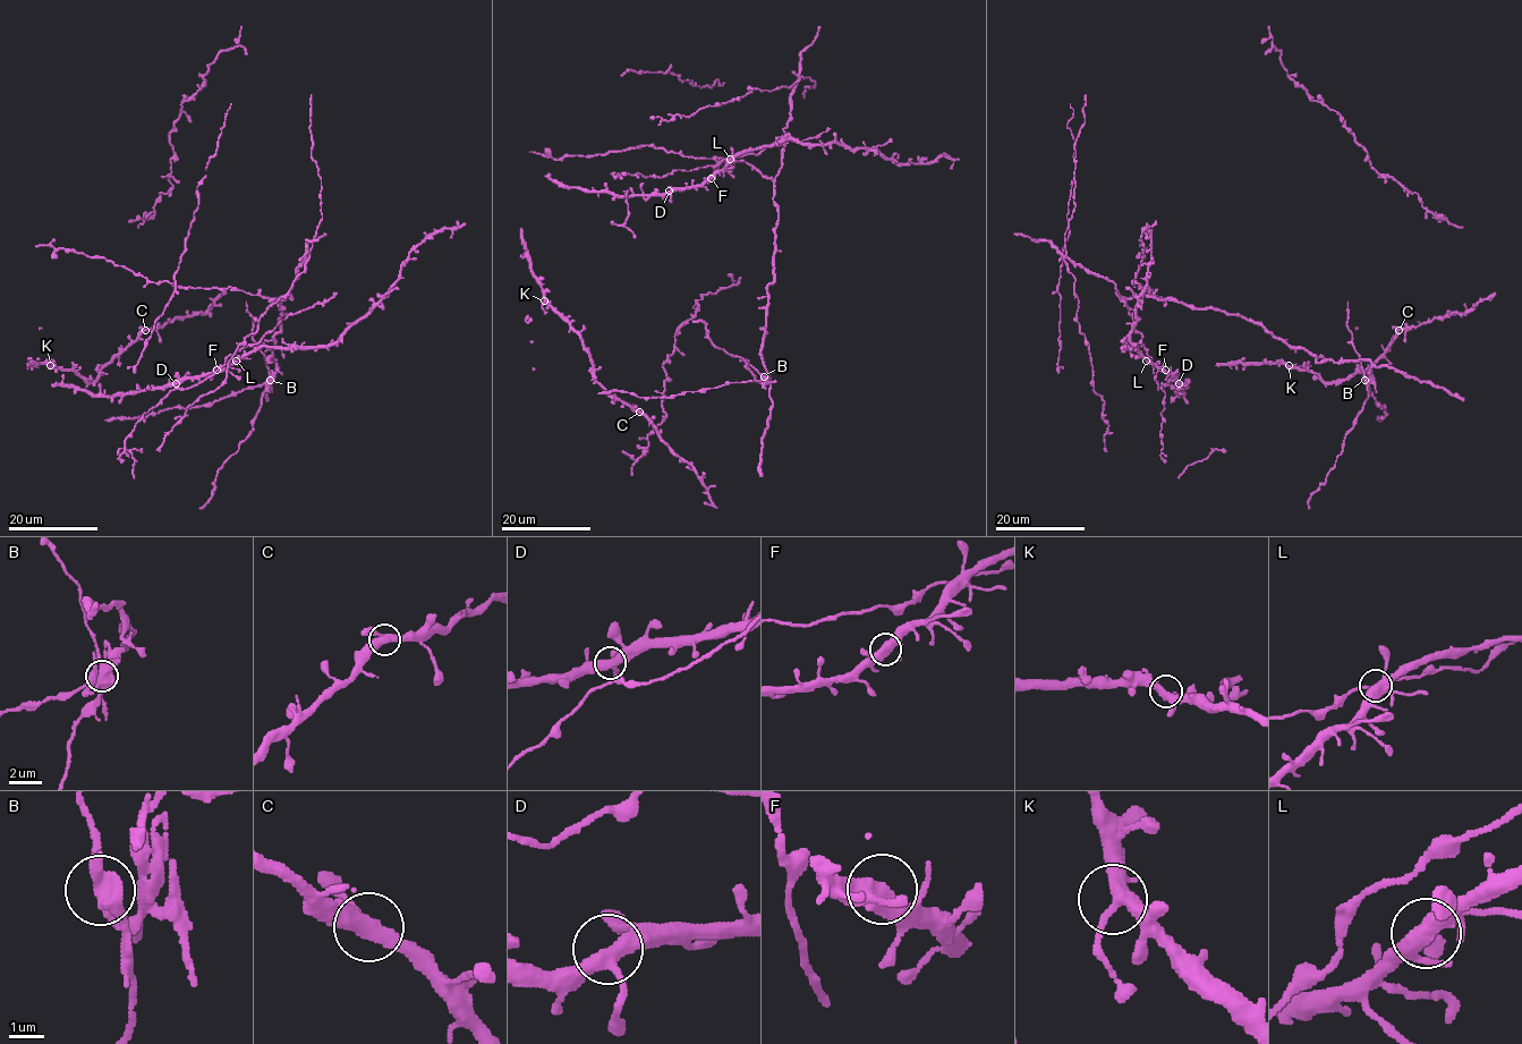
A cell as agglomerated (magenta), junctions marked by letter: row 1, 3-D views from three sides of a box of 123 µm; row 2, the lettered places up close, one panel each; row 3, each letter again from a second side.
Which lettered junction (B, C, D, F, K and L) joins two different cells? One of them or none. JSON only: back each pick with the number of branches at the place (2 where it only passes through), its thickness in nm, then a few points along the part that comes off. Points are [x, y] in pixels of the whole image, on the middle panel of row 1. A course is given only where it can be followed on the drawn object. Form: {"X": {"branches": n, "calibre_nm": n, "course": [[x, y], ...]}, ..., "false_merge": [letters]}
{"B": {"branches": 3, "calibre_nm": 460, "course": [[764, 376], [770, 383], [760, 346], [777, 225], [771, 179], [745, 162], [644, 145], [558, 160], [529, 152]]}, "false_merge": ["B"]}

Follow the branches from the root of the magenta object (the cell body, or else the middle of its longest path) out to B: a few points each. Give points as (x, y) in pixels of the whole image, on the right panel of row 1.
B: (1372, 396), (1365, 380)

